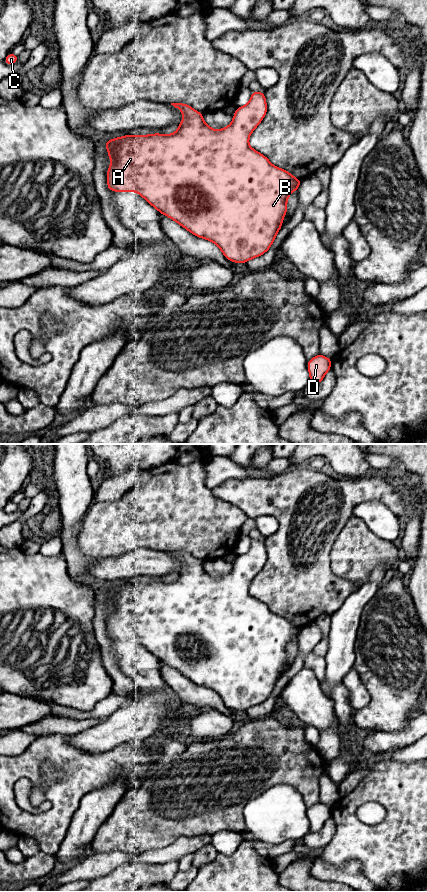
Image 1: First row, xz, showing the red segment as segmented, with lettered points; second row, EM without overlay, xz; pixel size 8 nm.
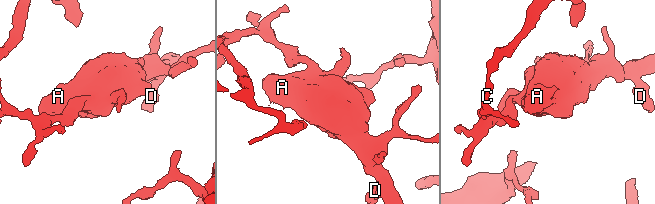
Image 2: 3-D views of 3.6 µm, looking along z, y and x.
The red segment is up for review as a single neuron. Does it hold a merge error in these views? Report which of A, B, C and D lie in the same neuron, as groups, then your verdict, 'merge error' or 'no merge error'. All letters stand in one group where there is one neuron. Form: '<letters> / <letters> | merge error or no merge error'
A B C D | no merge error

